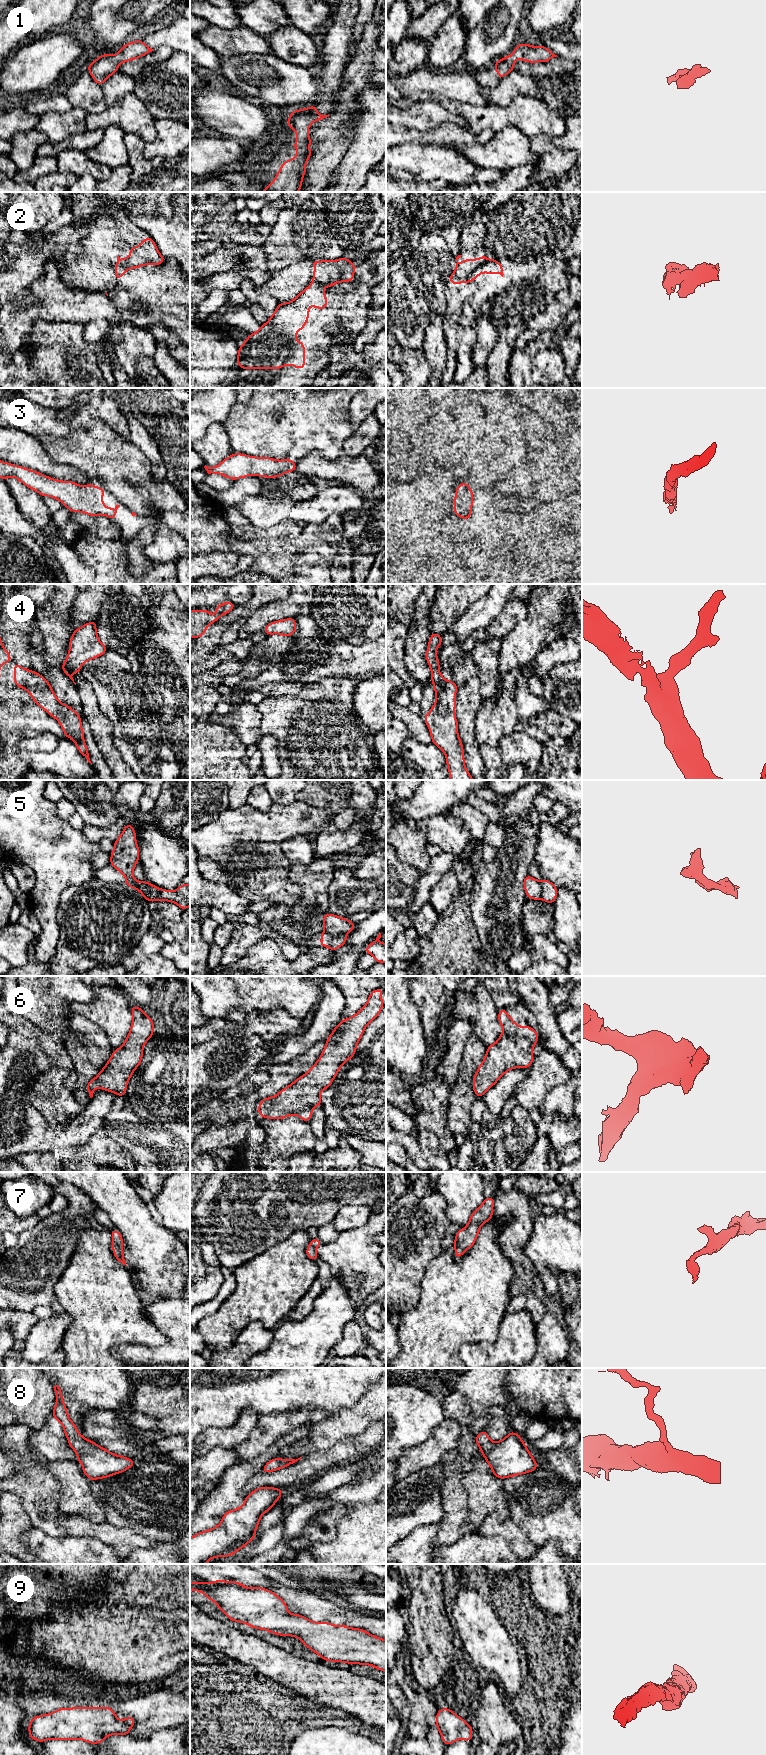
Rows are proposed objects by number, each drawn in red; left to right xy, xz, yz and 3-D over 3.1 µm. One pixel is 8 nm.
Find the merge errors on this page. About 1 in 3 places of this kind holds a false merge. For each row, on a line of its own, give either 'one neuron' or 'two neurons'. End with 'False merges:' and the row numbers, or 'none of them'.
1: one neuron
2: two neurons
3: one neuron
4: one neuron
5: two neurons
6: one neuron
7: one neuron
8: one neuron
9: one neuron
False merges: 2, 5

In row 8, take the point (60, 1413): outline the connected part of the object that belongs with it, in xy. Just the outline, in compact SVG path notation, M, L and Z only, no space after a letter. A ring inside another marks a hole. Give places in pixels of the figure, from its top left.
M58 1383L52 1385L56 1393L56 1404L52 1415L62 1424L69 1445L76 1452L77 1460L82 1465L87 1478L103 1479L126 1471L135 1465L134 1460L111 1453L80 1435L77 1426L68 1417L60 1385Z

